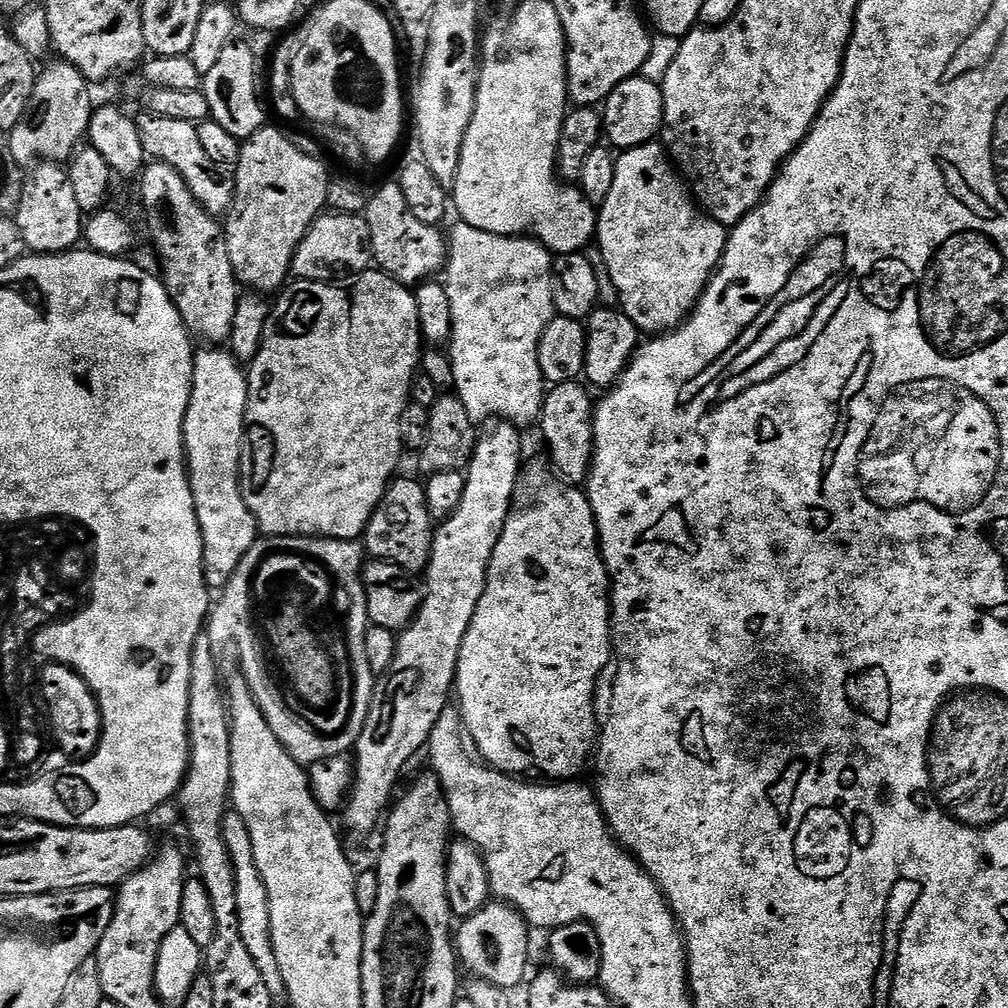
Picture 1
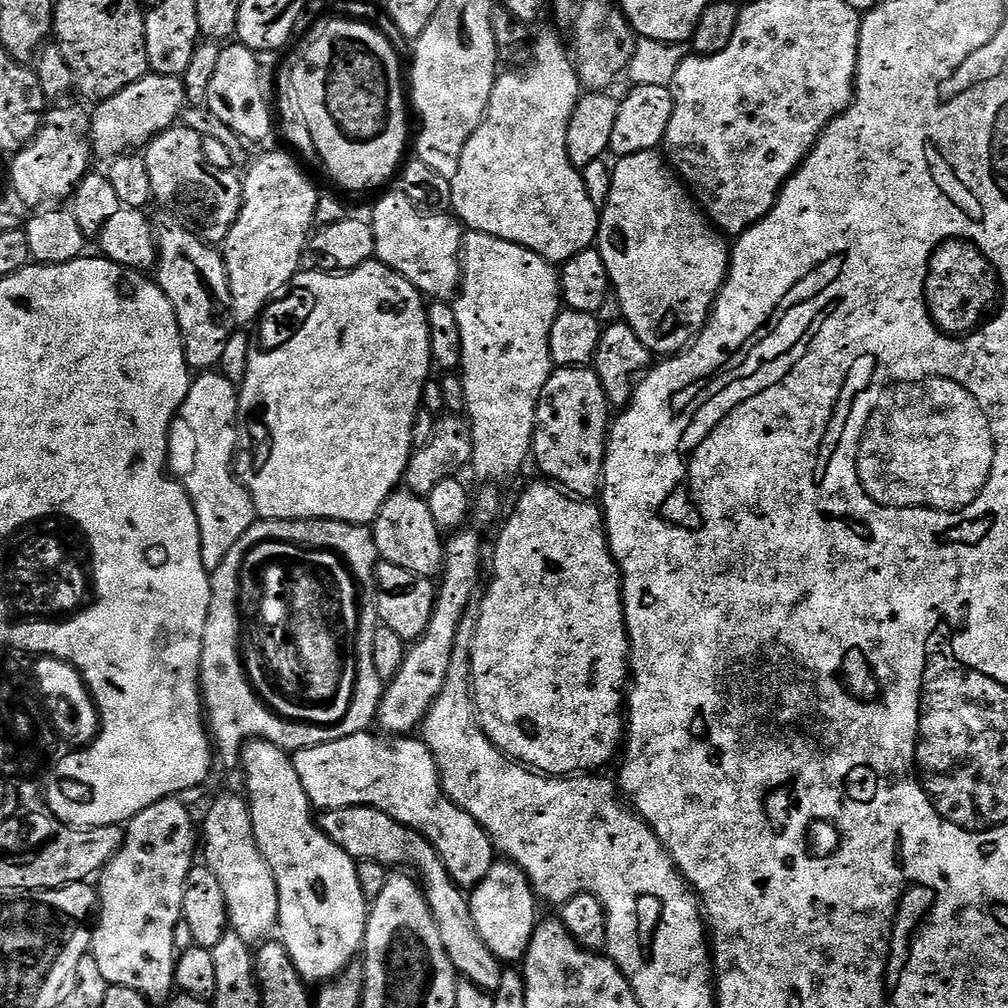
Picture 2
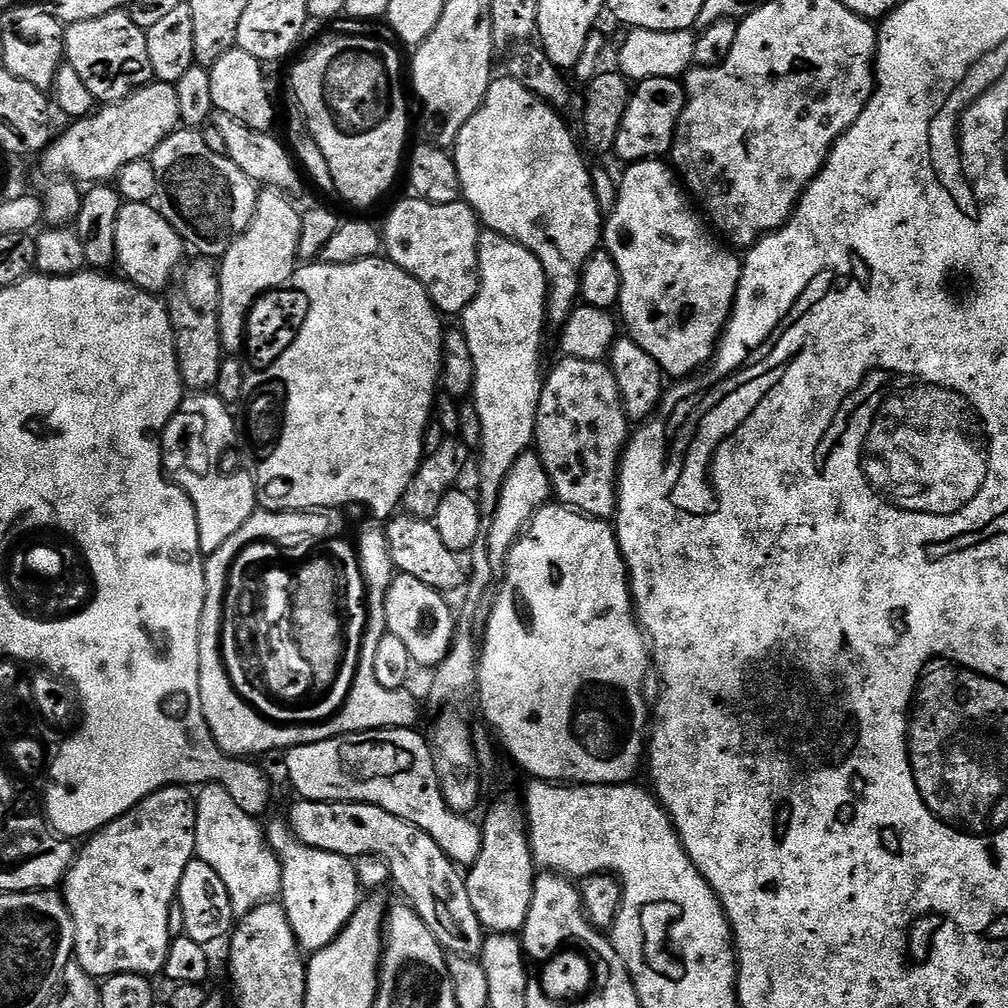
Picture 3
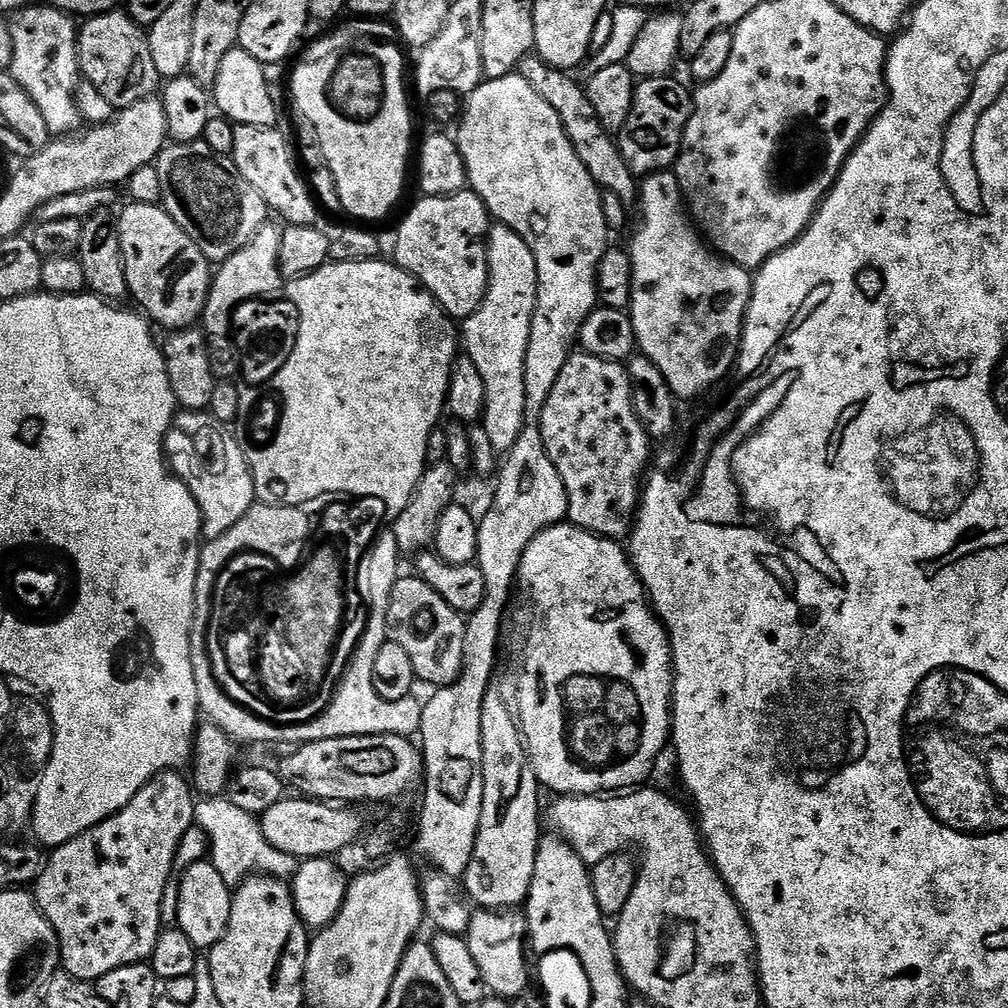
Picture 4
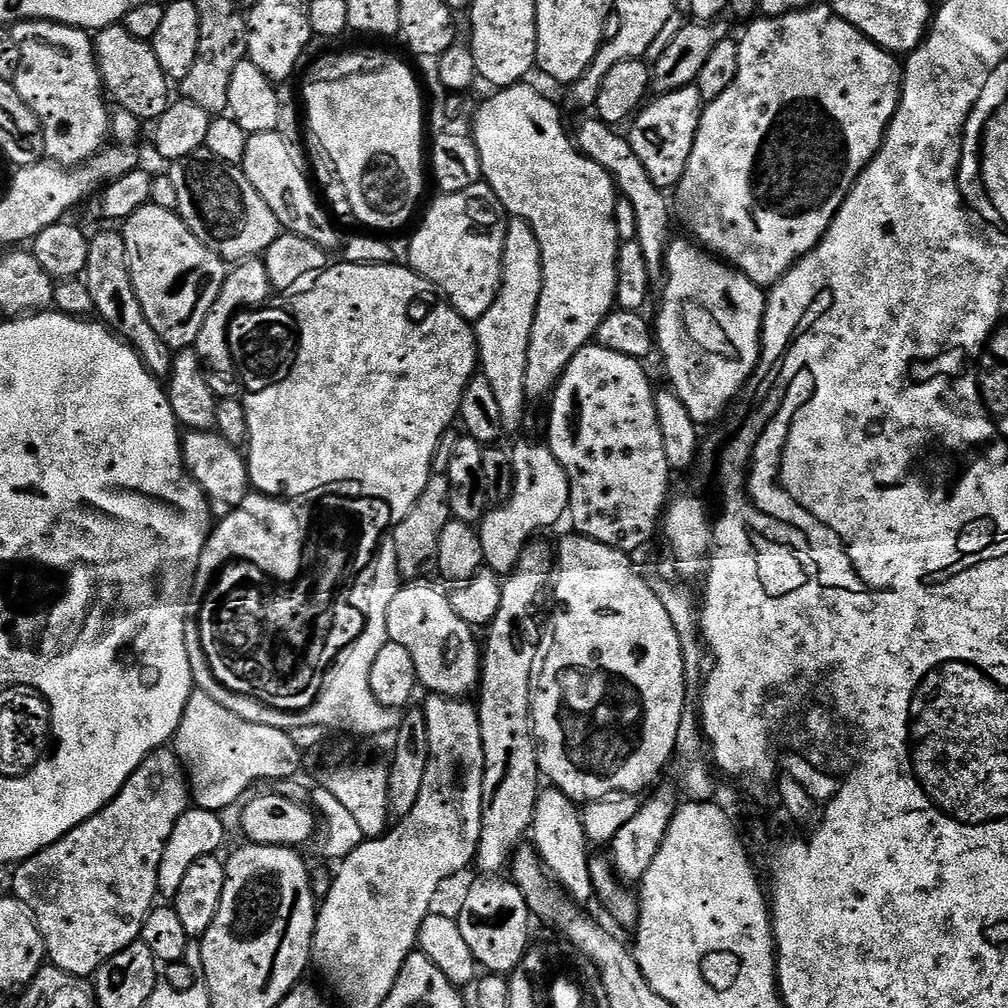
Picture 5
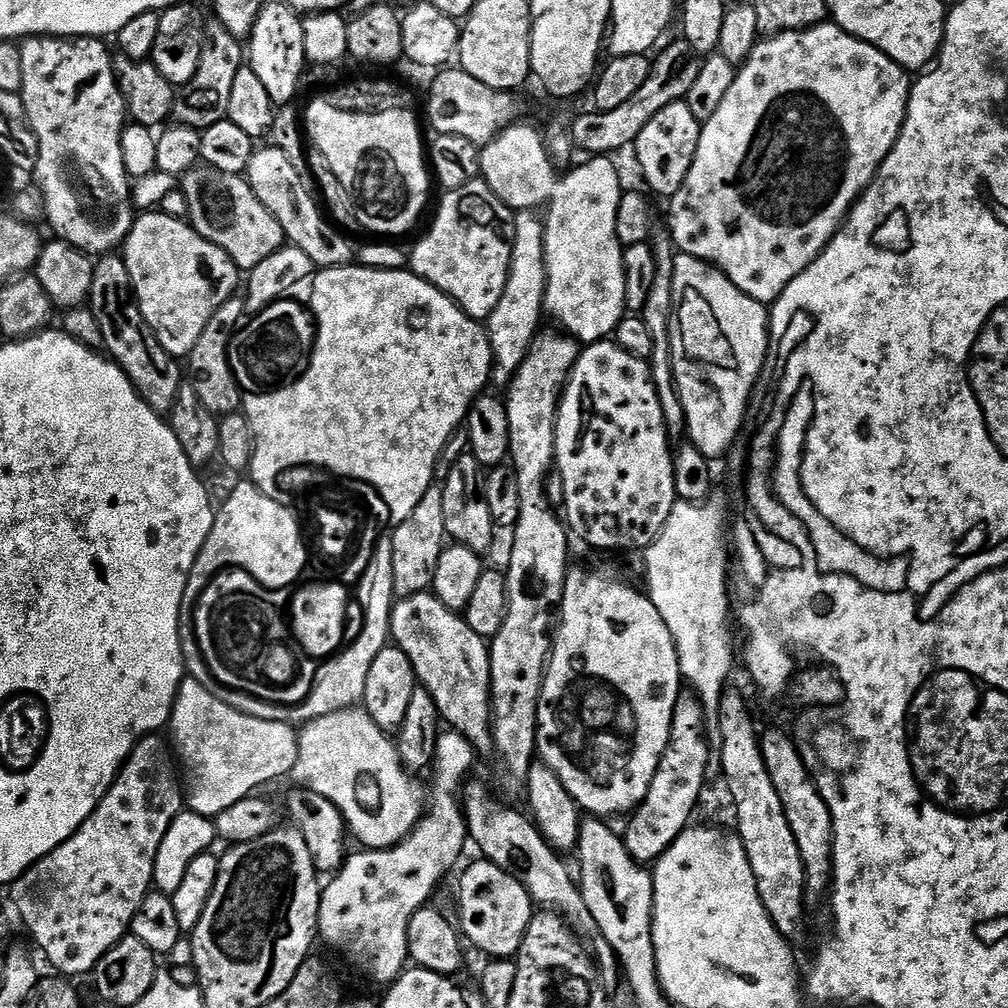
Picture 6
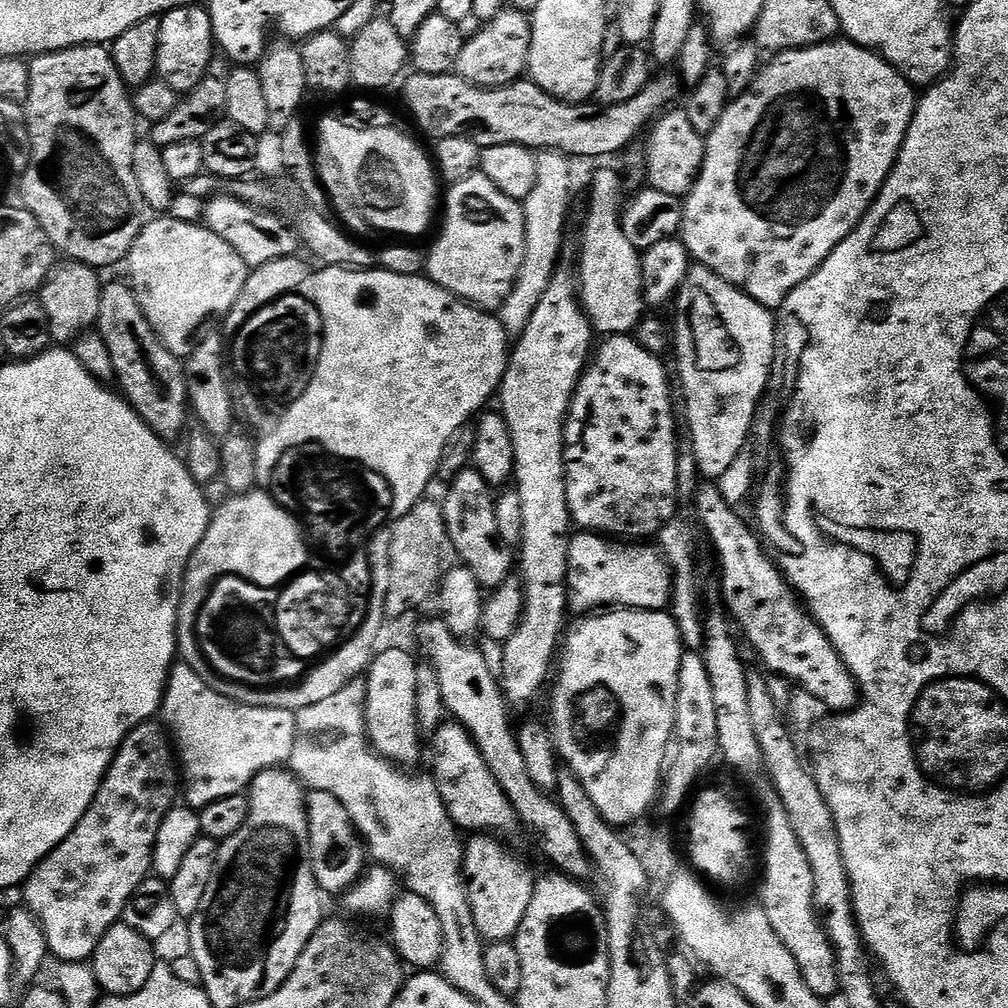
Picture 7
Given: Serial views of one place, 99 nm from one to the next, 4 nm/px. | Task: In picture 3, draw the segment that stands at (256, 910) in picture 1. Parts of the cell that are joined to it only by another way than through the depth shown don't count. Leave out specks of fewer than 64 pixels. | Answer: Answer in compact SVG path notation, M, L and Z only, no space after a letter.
M205 784L196 796L196 856L212 867L230 893L232 915L249 916L258 906L275 901L282 886L280 857L268 844L261 821L246 814L234 798L226 794L223 784Z

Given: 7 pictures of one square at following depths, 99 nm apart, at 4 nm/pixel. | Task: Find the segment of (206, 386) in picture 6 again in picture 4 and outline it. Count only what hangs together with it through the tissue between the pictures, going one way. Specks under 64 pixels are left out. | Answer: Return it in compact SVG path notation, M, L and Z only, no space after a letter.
M269 222L263 228L258 230L258 234L254 234L254 238L250 242L246 242L246 246L242 246L242 250L238 250L230 258L226 258L215 269L212 278L212 289L208 295L208 301L204 307L204 315L202 317L202 328L208 338L208 349L210 350L210 358L212 366L217 373L224 378L235 377L240 371L240 352L236 348L235 339L232 335L234 329L232 327L232 315L236 313L236 309L244 307L245 304L261 299L265 294L276 294L276 292L285 287L286 278L280 273L280 251L282 250L283 231L274 226L275 223Z

